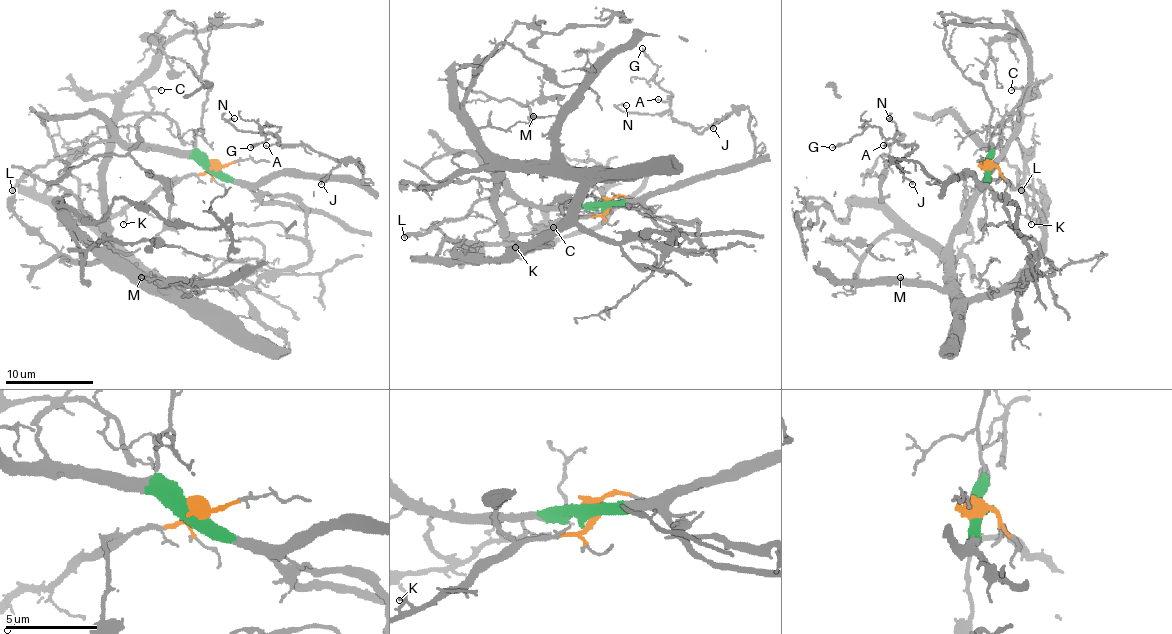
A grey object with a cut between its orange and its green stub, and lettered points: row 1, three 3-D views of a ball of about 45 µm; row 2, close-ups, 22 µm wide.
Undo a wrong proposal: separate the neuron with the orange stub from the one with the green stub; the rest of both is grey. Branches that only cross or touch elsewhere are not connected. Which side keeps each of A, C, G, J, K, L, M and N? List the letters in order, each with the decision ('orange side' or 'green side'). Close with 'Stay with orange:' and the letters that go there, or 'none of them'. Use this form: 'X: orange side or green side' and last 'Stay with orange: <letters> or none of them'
A: green side
C: green side
G: green side
J: green side
K: orange side
L: green side
M: orange side
N: green side
Stay with orange: K, M

